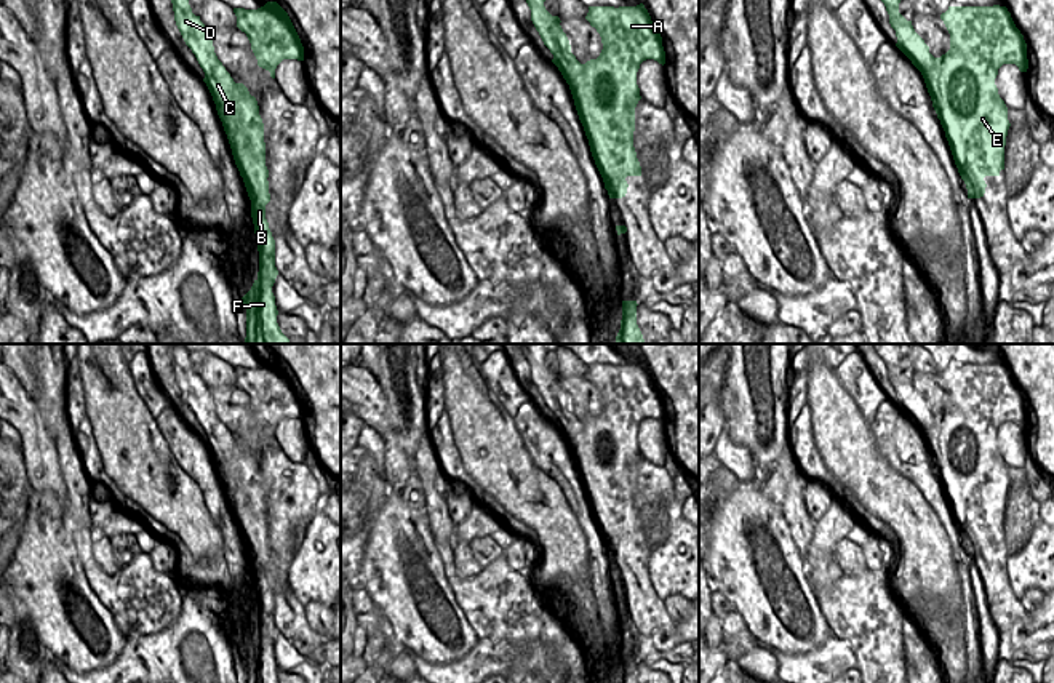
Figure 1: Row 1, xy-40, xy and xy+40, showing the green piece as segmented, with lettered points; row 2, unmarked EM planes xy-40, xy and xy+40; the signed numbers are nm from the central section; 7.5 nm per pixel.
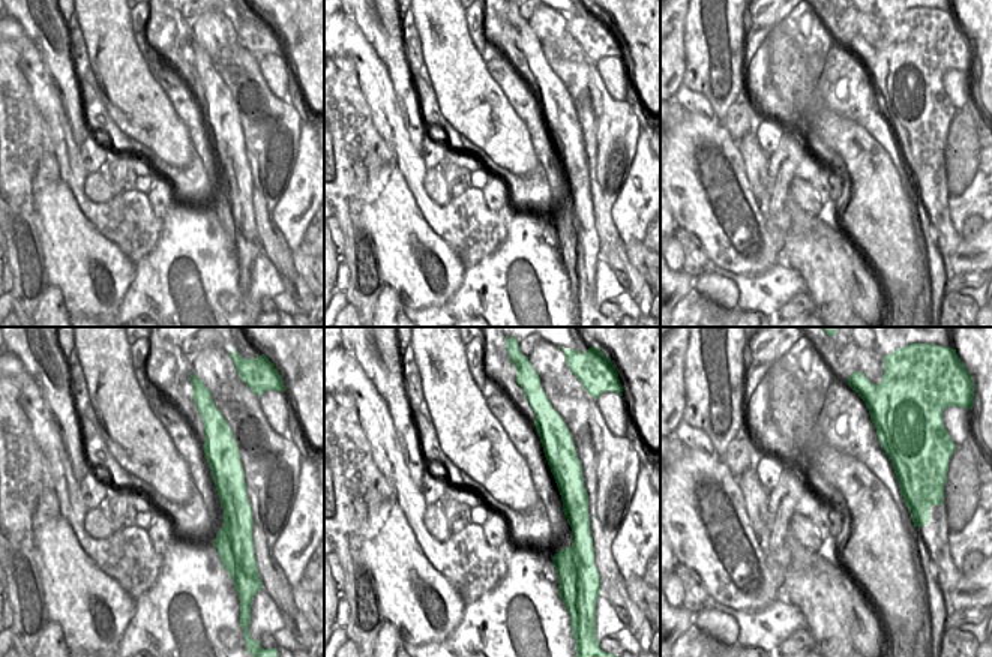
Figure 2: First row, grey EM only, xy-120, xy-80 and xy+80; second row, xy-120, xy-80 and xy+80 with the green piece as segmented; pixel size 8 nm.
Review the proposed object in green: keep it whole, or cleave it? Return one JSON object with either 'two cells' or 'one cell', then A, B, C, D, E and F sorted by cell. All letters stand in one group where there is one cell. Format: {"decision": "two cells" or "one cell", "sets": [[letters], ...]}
{"decision": "two cells", "sets": [["A", "E"], ["B", "C", "D", "F"]]}

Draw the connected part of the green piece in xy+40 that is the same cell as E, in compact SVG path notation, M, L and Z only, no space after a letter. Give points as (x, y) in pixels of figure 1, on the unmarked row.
M948 365L940 377L950 392L950 408L936 416L936 424L921 433L966 542L968 557L980 557L987 545L984 536L1000 534L1004 528L1004 504L1011 485L995 437L1003 422L1016 422L1020 430L1027 430L1027 401L1006 365Z

